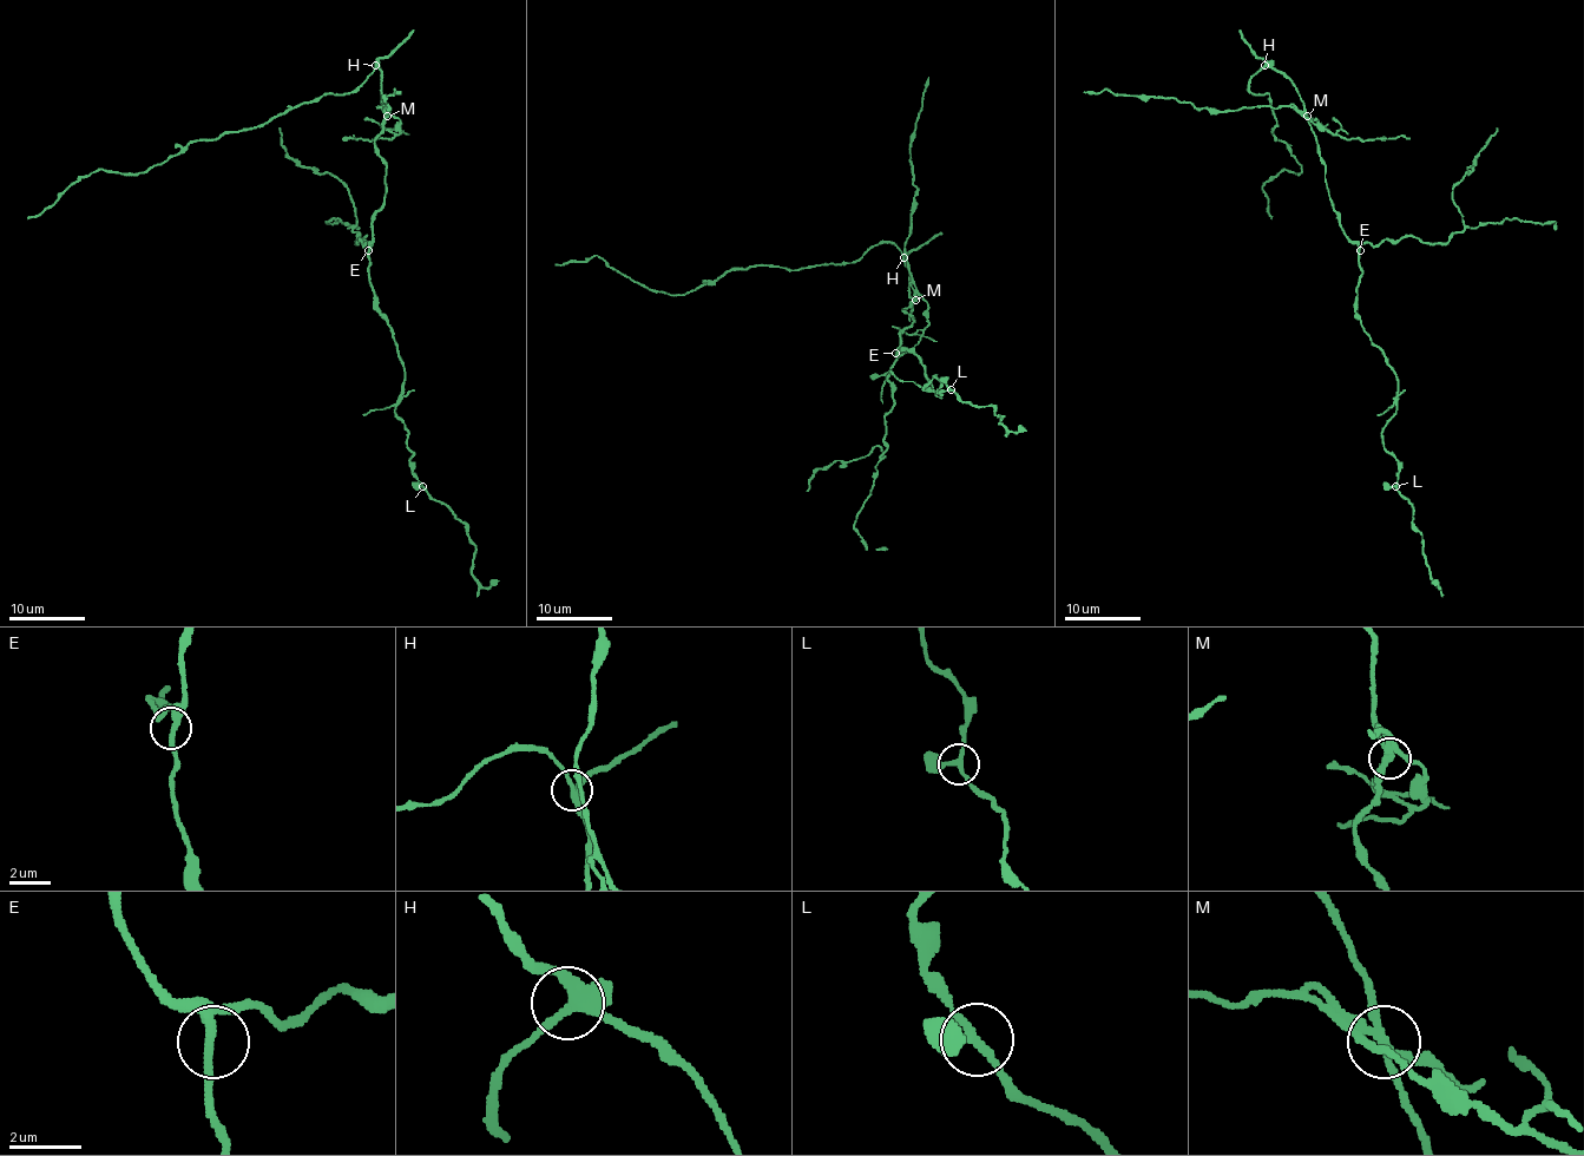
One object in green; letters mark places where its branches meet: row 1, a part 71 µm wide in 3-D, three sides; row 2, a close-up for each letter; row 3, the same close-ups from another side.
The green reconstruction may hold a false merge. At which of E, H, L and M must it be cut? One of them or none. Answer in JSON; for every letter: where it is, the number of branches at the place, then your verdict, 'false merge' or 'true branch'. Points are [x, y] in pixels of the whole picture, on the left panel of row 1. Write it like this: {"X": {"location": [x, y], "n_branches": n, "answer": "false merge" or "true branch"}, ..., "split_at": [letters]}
{"E": {"location": [368, 250], "n_branches": 3, "answer": "true branch"}, "H": {"location": [375, 65], "n_branches": 4, "answer": "true branch"}, "L": {"location": [422, 486], "n_branches": 3, "answer": "true branch"}, "M": {"location": [387, 116], "n_branches": 4, "answer": "false merge"}, "split_at": ["M"]}

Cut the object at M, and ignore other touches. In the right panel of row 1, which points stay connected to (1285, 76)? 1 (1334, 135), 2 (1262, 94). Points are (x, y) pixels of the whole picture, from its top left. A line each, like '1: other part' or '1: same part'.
1: other part
2: same part

